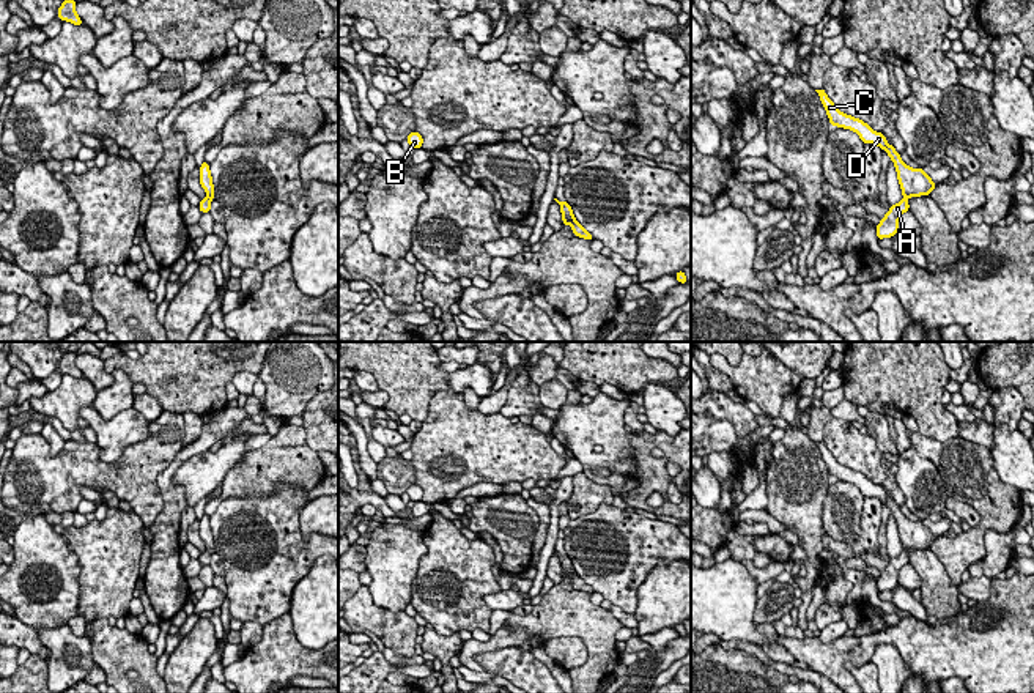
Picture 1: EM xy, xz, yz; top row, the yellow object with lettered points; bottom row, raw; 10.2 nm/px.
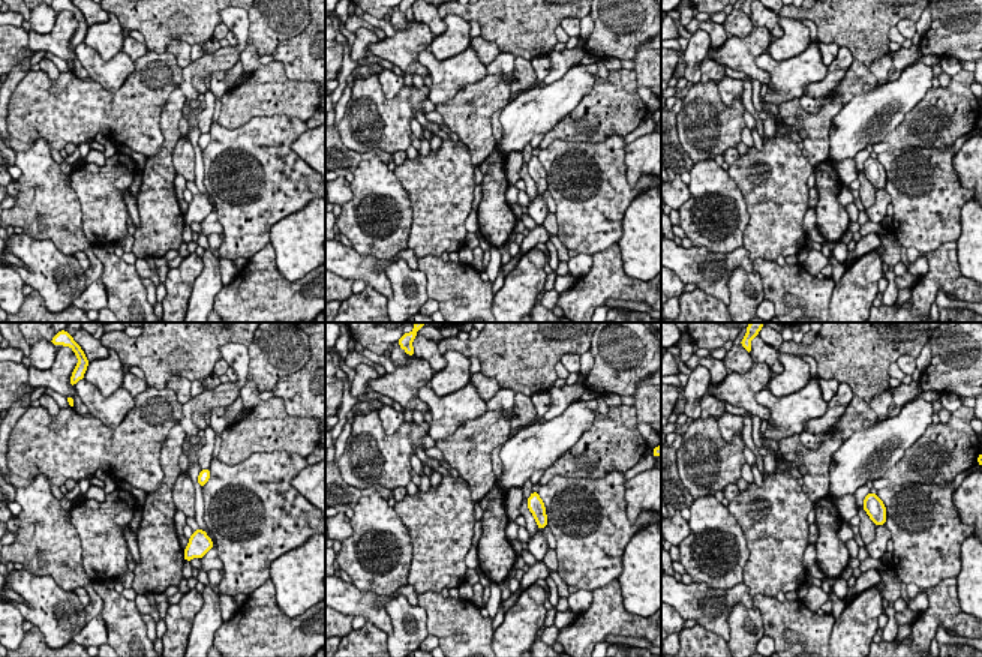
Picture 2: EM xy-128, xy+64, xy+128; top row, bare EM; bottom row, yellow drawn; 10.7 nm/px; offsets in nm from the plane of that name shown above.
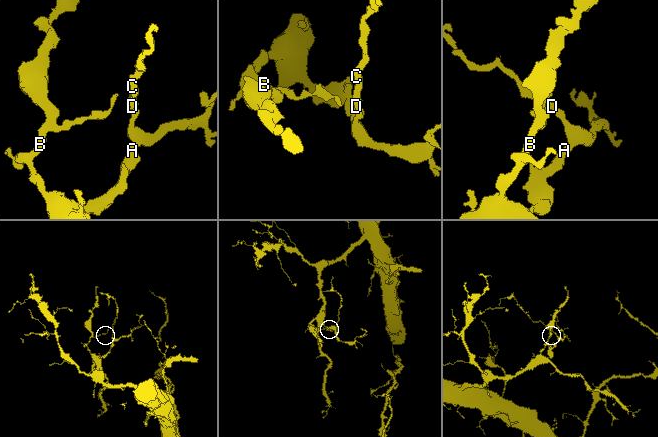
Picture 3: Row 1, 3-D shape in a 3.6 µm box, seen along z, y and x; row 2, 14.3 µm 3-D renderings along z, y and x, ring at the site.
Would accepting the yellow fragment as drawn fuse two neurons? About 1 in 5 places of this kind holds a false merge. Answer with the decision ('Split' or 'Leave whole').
Leave whole

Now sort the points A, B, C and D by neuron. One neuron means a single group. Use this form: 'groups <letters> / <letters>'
groups A B C D

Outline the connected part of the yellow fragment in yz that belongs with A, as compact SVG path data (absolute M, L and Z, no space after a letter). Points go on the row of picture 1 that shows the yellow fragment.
M823 88L815 90L822 99L822 104L828 113L831 126L839 126L845 129L855 131L861 140L867 143L878 145L884 150L892 159L899 184L903 194L903 198L889 208L886 216L877 225L877 238L891 238L899 232L899 219L900 216L910 209L908 197L930 195L930 192L936 187L936 184L930 180L930 176L922 169L911 169L902 159L900 154L891 146L883 132L875 132L869 124L862 120L842 113L833 101L826 96Z

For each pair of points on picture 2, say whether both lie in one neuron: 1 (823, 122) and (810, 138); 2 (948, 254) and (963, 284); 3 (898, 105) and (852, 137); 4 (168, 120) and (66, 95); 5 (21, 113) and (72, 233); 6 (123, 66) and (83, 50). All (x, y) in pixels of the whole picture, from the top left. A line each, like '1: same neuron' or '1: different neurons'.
1: same neuron
2: same neuron
3: same neuron
4: different neurons
5: different neurons
6: same neuron

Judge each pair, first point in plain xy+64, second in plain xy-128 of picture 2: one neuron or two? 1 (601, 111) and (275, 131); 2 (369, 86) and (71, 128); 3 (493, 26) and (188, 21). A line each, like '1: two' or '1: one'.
1: two
2: one
3: one

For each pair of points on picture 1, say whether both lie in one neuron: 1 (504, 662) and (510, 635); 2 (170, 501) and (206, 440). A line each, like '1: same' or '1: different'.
1: different
2: same

